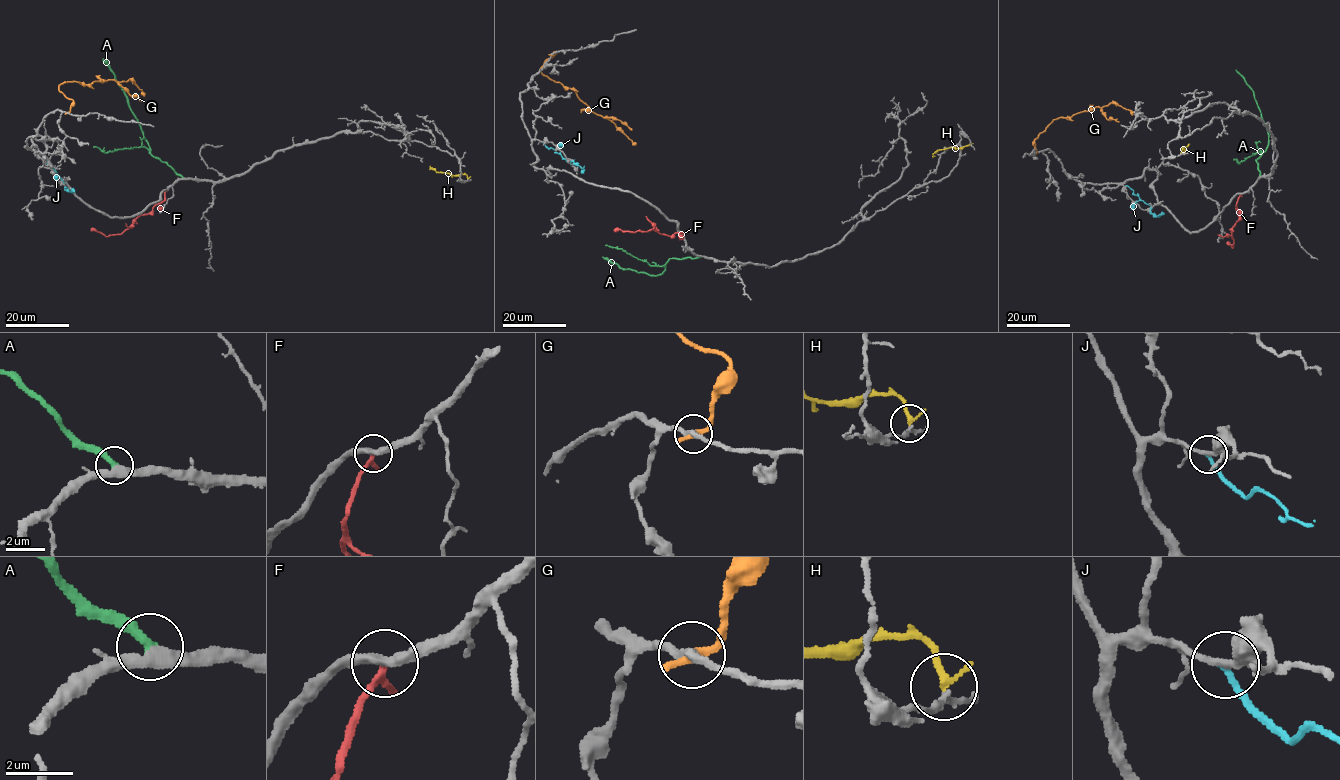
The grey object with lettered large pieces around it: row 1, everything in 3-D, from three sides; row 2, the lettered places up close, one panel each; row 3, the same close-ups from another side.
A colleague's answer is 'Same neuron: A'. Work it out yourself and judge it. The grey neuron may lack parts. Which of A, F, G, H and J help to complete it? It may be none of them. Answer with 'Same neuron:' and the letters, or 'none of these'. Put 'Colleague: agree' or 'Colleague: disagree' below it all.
Same neuron: A
Colleague: agree

